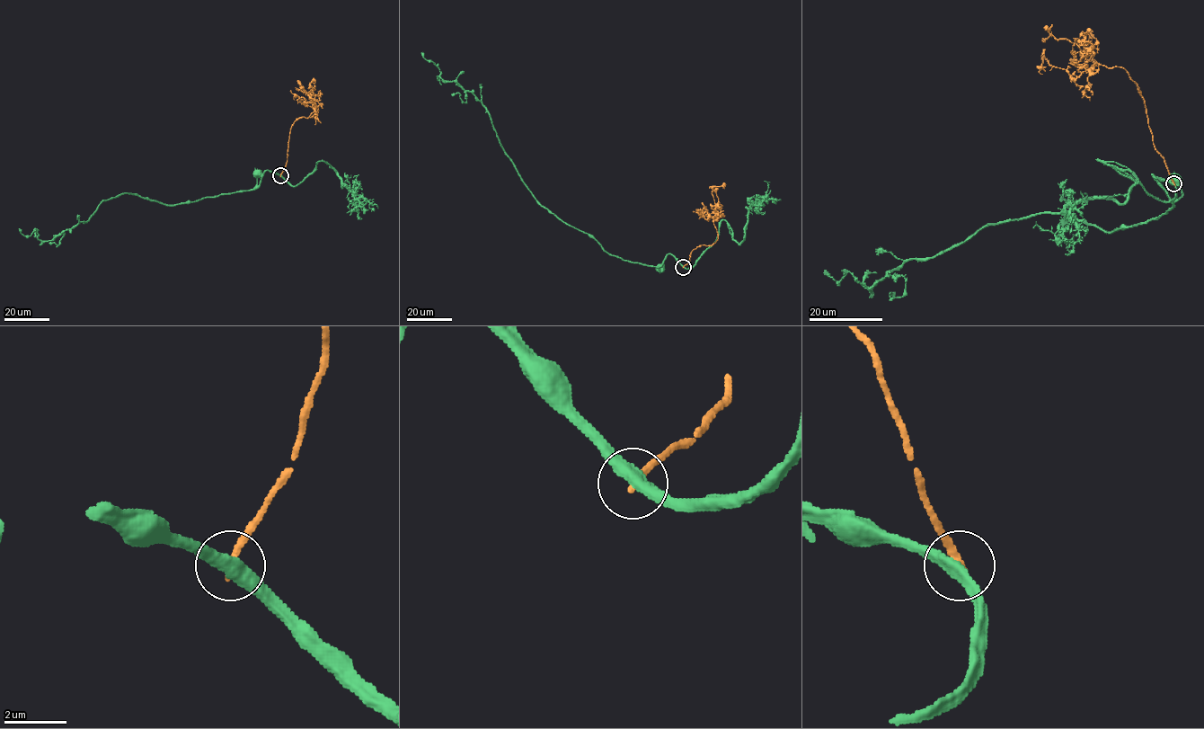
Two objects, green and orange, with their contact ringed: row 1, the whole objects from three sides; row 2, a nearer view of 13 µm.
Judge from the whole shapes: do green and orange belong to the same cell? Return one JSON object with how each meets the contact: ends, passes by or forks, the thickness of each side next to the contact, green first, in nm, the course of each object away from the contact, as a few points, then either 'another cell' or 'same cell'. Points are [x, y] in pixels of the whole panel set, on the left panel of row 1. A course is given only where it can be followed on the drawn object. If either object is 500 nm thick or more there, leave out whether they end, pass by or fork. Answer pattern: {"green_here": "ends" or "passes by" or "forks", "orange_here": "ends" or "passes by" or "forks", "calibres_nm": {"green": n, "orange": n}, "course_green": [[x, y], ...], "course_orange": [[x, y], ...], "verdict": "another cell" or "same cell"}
{"green_here": "passes by", "orange_here": "ends", "calibres_nm": {"green": 420, "orange": 240}, "course_green": [[280, 175], [267, 170], [257, 187], [258, 173]], "course_orange": [[280, 175], [292, 125], [308, 117], [314, 109], [311, 102], [318, 109], [311, 98], [323, 108]], "verdict": "another cell"}

